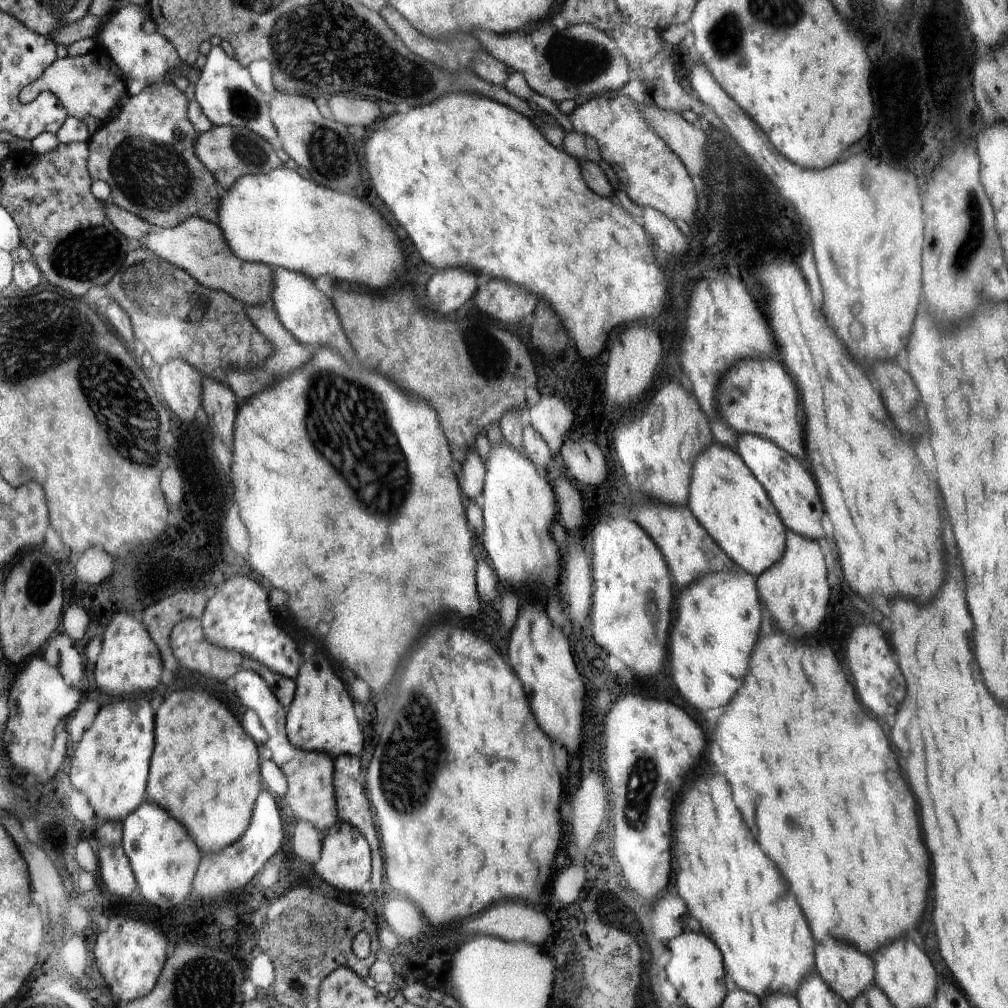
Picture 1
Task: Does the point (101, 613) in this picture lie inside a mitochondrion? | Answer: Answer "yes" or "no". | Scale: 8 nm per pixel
no

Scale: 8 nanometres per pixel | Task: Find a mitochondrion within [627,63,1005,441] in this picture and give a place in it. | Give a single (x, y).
(974, 234)

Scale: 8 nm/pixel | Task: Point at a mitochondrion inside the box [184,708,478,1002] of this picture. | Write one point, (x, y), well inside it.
(295, 940)

